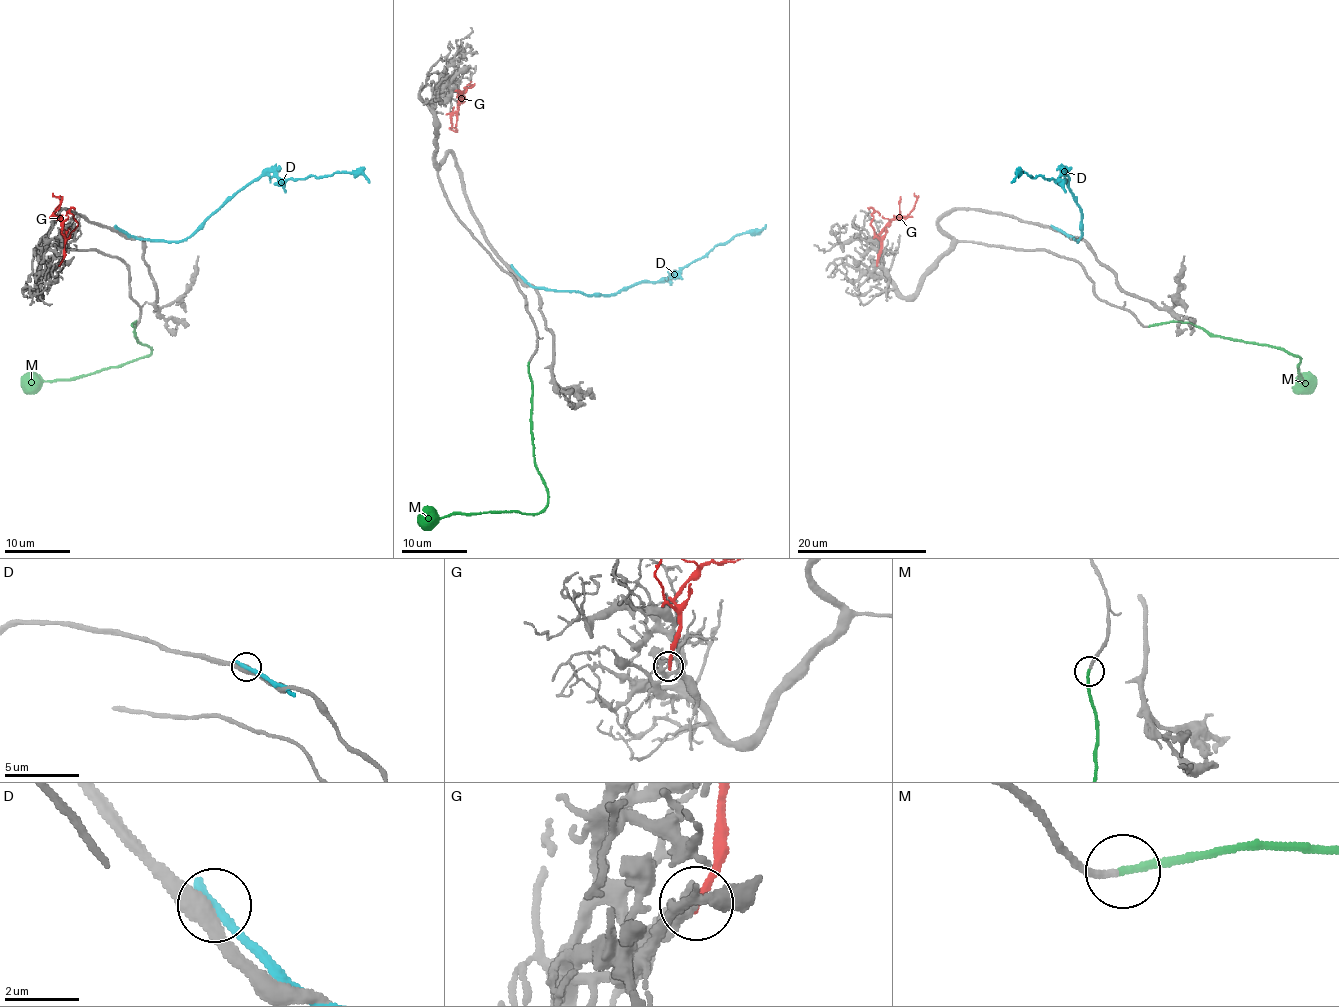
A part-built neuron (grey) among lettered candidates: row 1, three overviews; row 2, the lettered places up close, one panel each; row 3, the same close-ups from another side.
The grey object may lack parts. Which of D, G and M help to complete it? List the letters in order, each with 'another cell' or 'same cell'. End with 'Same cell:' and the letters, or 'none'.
D: another cell
G: another cell
M: same cell
Same cell: M

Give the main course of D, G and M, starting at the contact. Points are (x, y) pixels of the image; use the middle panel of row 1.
D: (515, 270), (532, 286), (612, 294), (671, 276), (717, 245), (725, 245), (736, 235), (757, 232), (765, 224)
G: (456, 90), (461, 94), (459, 105), (451, 116), (456, 129), (449, 128)
M: (529, 362), (536, 468), (547, 491), (547, 504), (536, 514), (513, 511), (438, 517), (431, 522), (417, 520)

